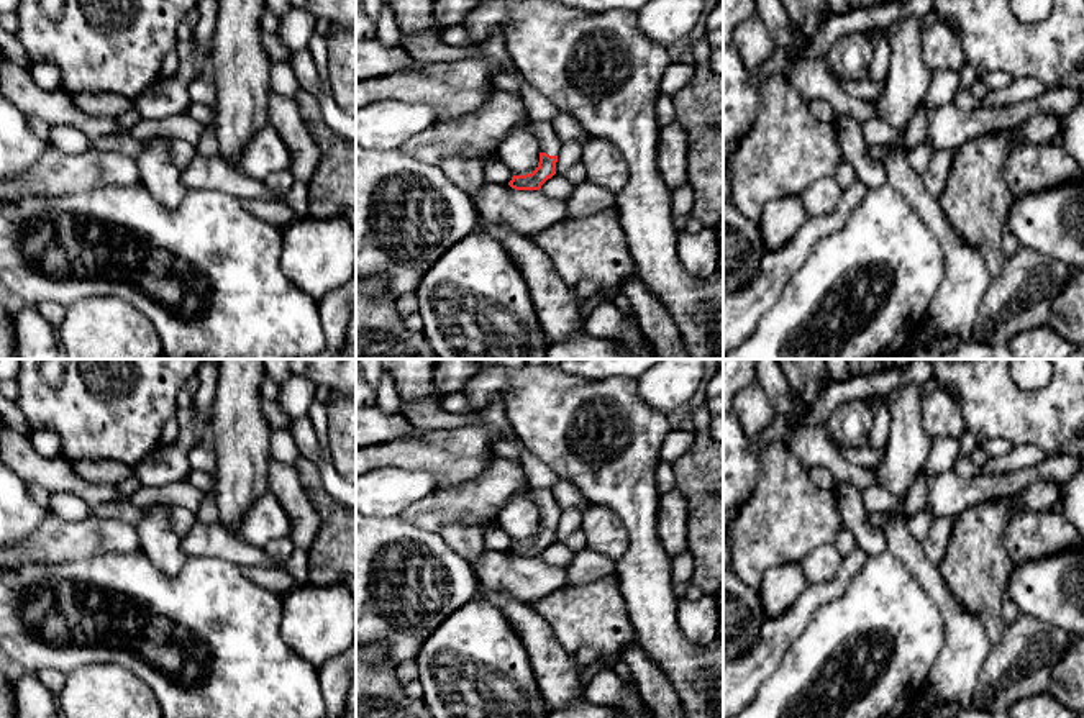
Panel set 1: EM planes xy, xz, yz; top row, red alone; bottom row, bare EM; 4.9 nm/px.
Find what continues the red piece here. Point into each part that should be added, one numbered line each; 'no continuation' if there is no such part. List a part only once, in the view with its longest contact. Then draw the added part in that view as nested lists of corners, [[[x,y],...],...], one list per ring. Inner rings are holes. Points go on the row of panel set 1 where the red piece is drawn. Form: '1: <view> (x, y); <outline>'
1: xz (550, 143); [[[530,116],[522,118],[517,125],[510,128],[512,133],[517,128],[525,128],[531,131],[540,141],[540,152],[546,152],[549,156],[559,156],[562,149],[562,143],[553,130],[553,123],[549,121],[535,121]]]

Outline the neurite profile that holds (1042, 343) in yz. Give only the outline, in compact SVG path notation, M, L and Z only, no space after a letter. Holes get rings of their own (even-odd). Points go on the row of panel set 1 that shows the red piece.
M1050 325L1020 333L1007 346L1015 359L1069 359L1077 349Z

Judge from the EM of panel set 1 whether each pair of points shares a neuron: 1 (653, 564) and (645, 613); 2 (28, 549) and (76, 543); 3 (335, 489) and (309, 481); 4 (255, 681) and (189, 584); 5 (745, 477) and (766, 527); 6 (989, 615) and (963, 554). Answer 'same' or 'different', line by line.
1: same
2: same
3: different
4: same
5: different
6: same

